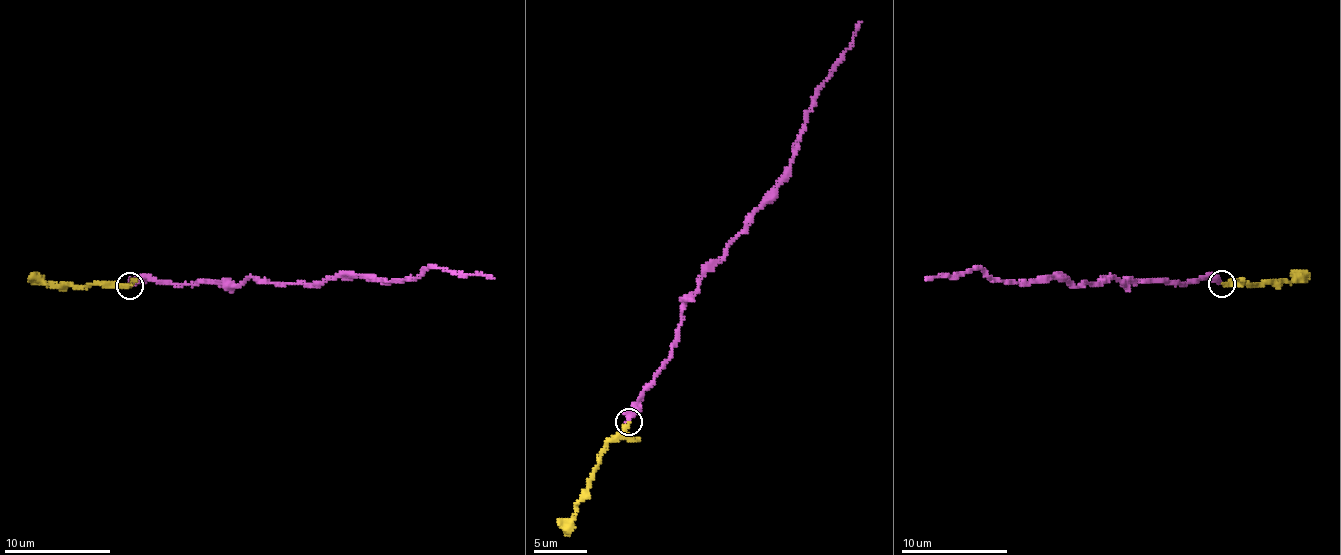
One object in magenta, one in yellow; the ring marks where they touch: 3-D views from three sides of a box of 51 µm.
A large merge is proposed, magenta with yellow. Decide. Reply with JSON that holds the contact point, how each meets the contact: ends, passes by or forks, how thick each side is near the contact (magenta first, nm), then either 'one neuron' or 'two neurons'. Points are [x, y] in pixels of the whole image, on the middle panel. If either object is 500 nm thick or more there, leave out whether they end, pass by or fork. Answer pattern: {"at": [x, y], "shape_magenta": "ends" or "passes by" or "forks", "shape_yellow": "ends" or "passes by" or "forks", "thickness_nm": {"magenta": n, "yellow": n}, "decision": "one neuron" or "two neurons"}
{"at": [628, 421], "shape_magenta": "ends", "shape_yellow": "ends", "thickness_nm": {"magenta": 360, "yellow": 280}, "decision": "one neuron"}

